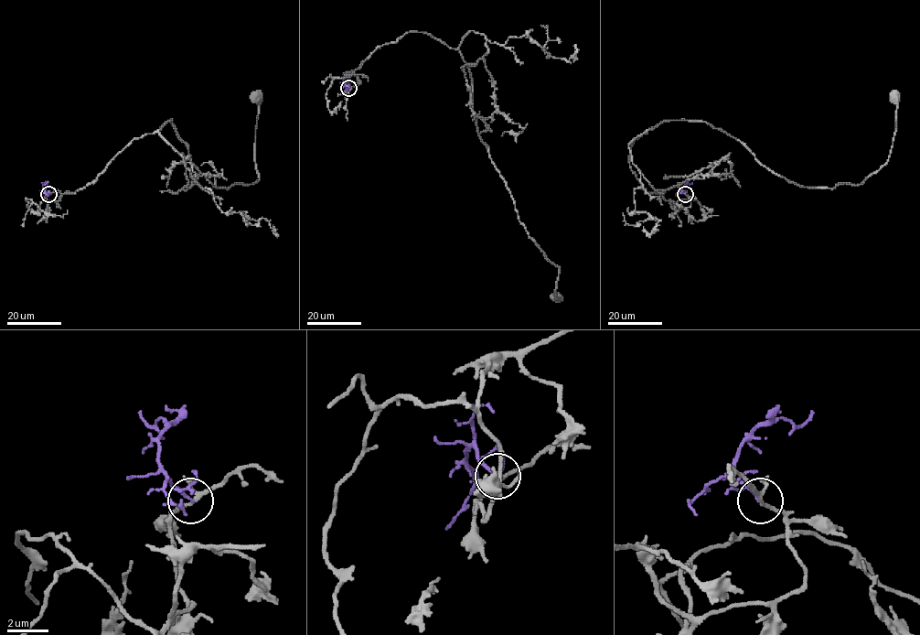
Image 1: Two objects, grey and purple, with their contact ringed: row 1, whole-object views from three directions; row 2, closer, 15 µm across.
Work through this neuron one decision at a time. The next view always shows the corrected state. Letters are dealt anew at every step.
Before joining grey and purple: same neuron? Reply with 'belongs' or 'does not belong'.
does not belong

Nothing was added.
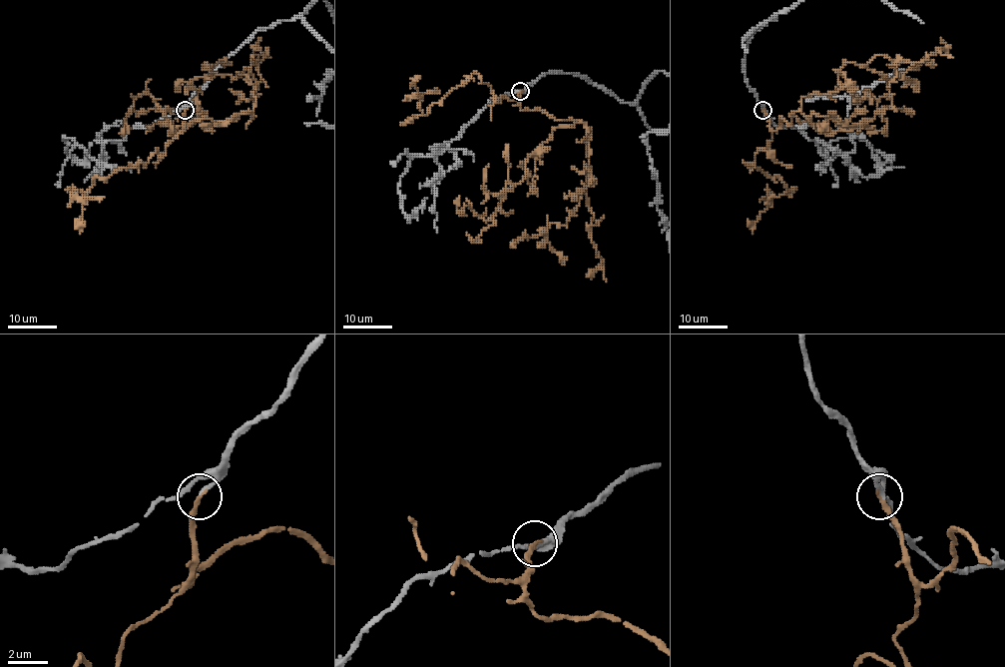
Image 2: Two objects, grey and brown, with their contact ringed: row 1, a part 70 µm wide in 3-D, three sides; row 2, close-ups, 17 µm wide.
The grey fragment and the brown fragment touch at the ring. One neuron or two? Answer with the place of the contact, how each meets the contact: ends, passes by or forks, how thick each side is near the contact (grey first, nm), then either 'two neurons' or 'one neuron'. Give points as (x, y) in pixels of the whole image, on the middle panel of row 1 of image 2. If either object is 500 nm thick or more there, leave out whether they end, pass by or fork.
at (520, 91); grey ends there; brown ends there; 240 nm thick on the grey side, 240 nm on the other; one neuron

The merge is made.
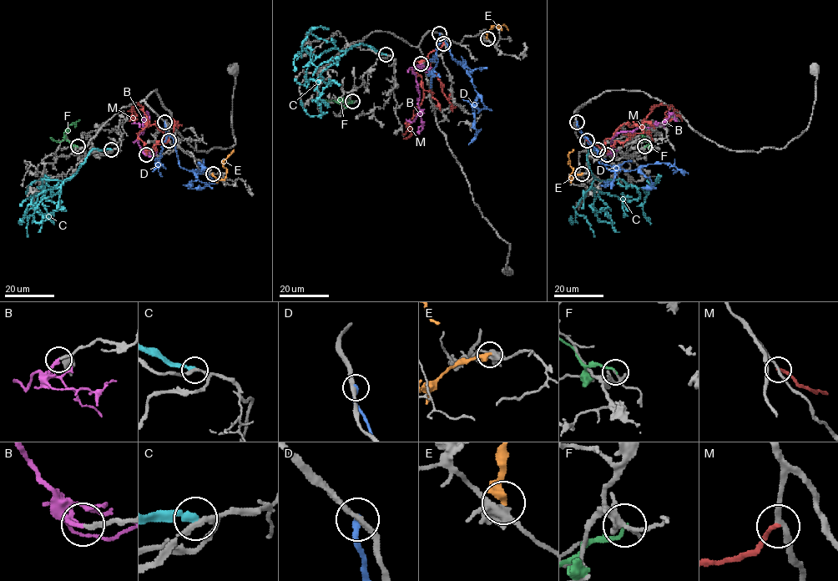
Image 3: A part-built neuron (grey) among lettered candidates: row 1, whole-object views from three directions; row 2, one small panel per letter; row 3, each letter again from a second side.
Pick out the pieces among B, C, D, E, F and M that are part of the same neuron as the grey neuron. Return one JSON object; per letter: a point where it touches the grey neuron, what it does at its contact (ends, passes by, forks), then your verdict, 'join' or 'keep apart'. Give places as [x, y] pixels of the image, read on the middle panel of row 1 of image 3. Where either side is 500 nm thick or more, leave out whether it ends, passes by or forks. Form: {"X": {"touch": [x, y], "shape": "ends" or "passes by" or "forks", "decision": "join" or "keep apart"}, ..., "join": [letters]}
{"B": {"touch": [421, 63], "shape": "ends", "decision": "join"}, "C": {"touch": [386, 54], "shape": "ends", "decision": "keep apart"}, "D": {"touch": [439, 33], "shape": "ends", "decision": "keep apart"}, "E": {"touch": [487, 38], "shape": "ends", "decision": "keep apart"}, "F": {"touch": [352, 101], "shape": "ends", "decision": "keep apart"}, "M": {"touch": [443, 43], "shape": "ends", "decision": "keep apart"}, "join": ["B"]}

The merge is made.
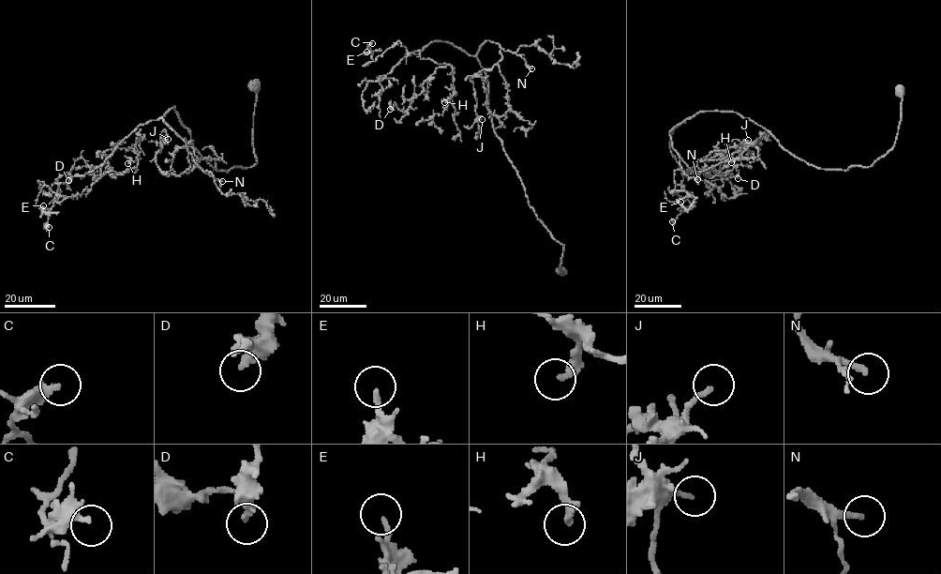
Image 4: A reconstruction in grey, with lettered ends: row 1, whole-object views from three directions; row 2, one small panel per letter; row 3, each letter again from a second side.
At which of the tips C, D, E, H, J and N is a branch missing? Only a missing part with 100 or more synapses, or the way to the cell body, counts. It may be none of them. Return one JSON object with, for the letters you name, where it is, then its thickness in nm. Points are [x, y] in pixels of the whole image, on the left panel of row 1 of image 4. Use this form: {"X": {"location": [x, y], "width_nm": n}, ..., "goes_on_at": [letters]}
{"N": {"location": [222, 181], "width_nm": 200}, "goes_on_at": ["N"]}

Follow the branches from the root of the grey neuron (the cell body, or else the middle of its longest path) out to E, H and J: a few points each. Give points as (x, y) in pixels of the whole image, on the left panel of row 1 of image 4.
E: (254, 83), (253, 166), (216, 170), (173, 107), (126, 137), (90, 189), (49, 212), (43, 205)
H: (254, 83), (253, 166), (216, 170), (174, 107), (126, 137), (100, 177), (135, 168), (138, 155), (127, 163)
J: (254, 83), (253, 166), (216, 170), (173, 107), (163, 119), (190, 167), (163, 173), (156, 154), (168, 139)

